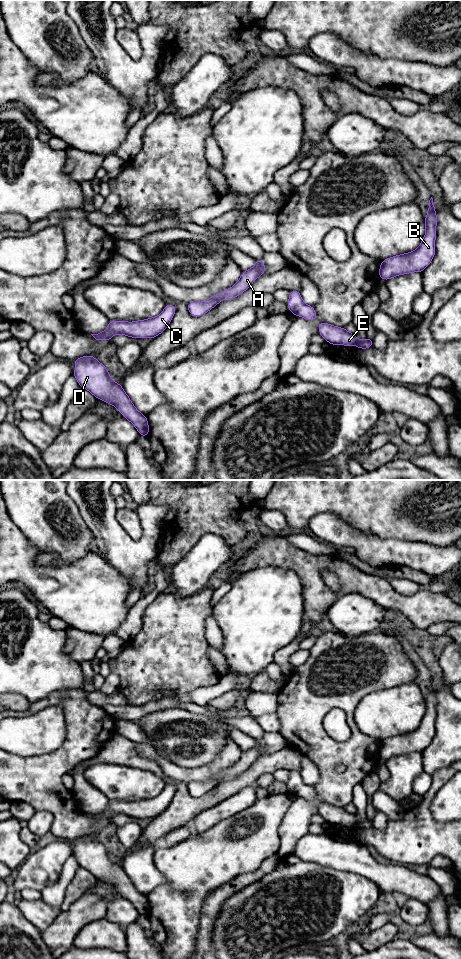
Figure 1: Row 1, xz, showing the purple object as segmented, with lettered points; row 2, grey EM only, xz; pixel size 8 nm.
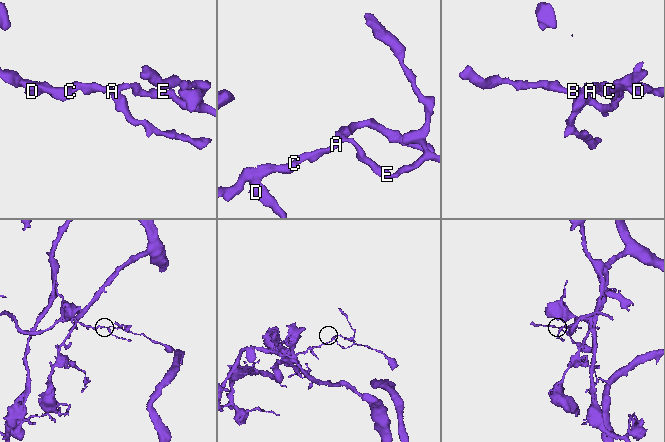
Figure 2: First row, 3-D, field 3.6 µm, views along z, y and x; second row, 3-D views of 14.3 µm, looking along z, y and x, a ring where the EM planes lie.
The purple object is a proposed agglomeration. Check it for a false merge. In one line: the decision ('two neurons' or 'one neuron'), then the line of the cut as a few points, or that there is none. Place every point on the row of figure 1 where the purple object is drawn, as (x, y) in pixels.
two neurons; cut in xz along (261, 259), (259, 275)

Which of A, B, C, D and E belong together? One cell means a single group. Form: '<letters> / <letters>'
A C D / B E

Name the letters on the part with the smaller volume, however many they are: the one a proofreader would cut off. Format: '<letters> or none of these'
B, E

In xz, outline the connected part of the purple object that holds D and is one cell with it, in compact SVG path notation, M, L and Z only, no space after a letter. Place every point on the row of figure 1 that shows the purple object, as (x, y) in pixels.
M91 356L79 357L74 361L76 369L73 376L77 379L79 386L85 388L92 393L97 399L115 406L118 411L129 420L138 430L140 436L149 435L148 421L145 415L141 414L133 405L128 395L123 390L121 384L114 382L108 370L103 364Z

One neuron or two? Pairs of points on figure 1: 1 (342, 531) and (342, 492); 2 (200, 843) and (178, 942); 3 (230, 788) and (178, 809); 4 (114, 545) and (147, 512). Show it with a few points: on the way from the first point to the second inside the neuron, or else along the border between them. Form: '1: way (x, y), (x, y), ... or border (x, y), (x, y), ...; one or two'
1: border (319, 513), (334, 513), (362, 532); two
2: way (194, 868), (189, 881), (179, 891), (178, 917); one
3: way (217, 794), (200, 804), (191, 806); one
4: way (128, 545), (138, 545), (148, 535), (148, 526); one

